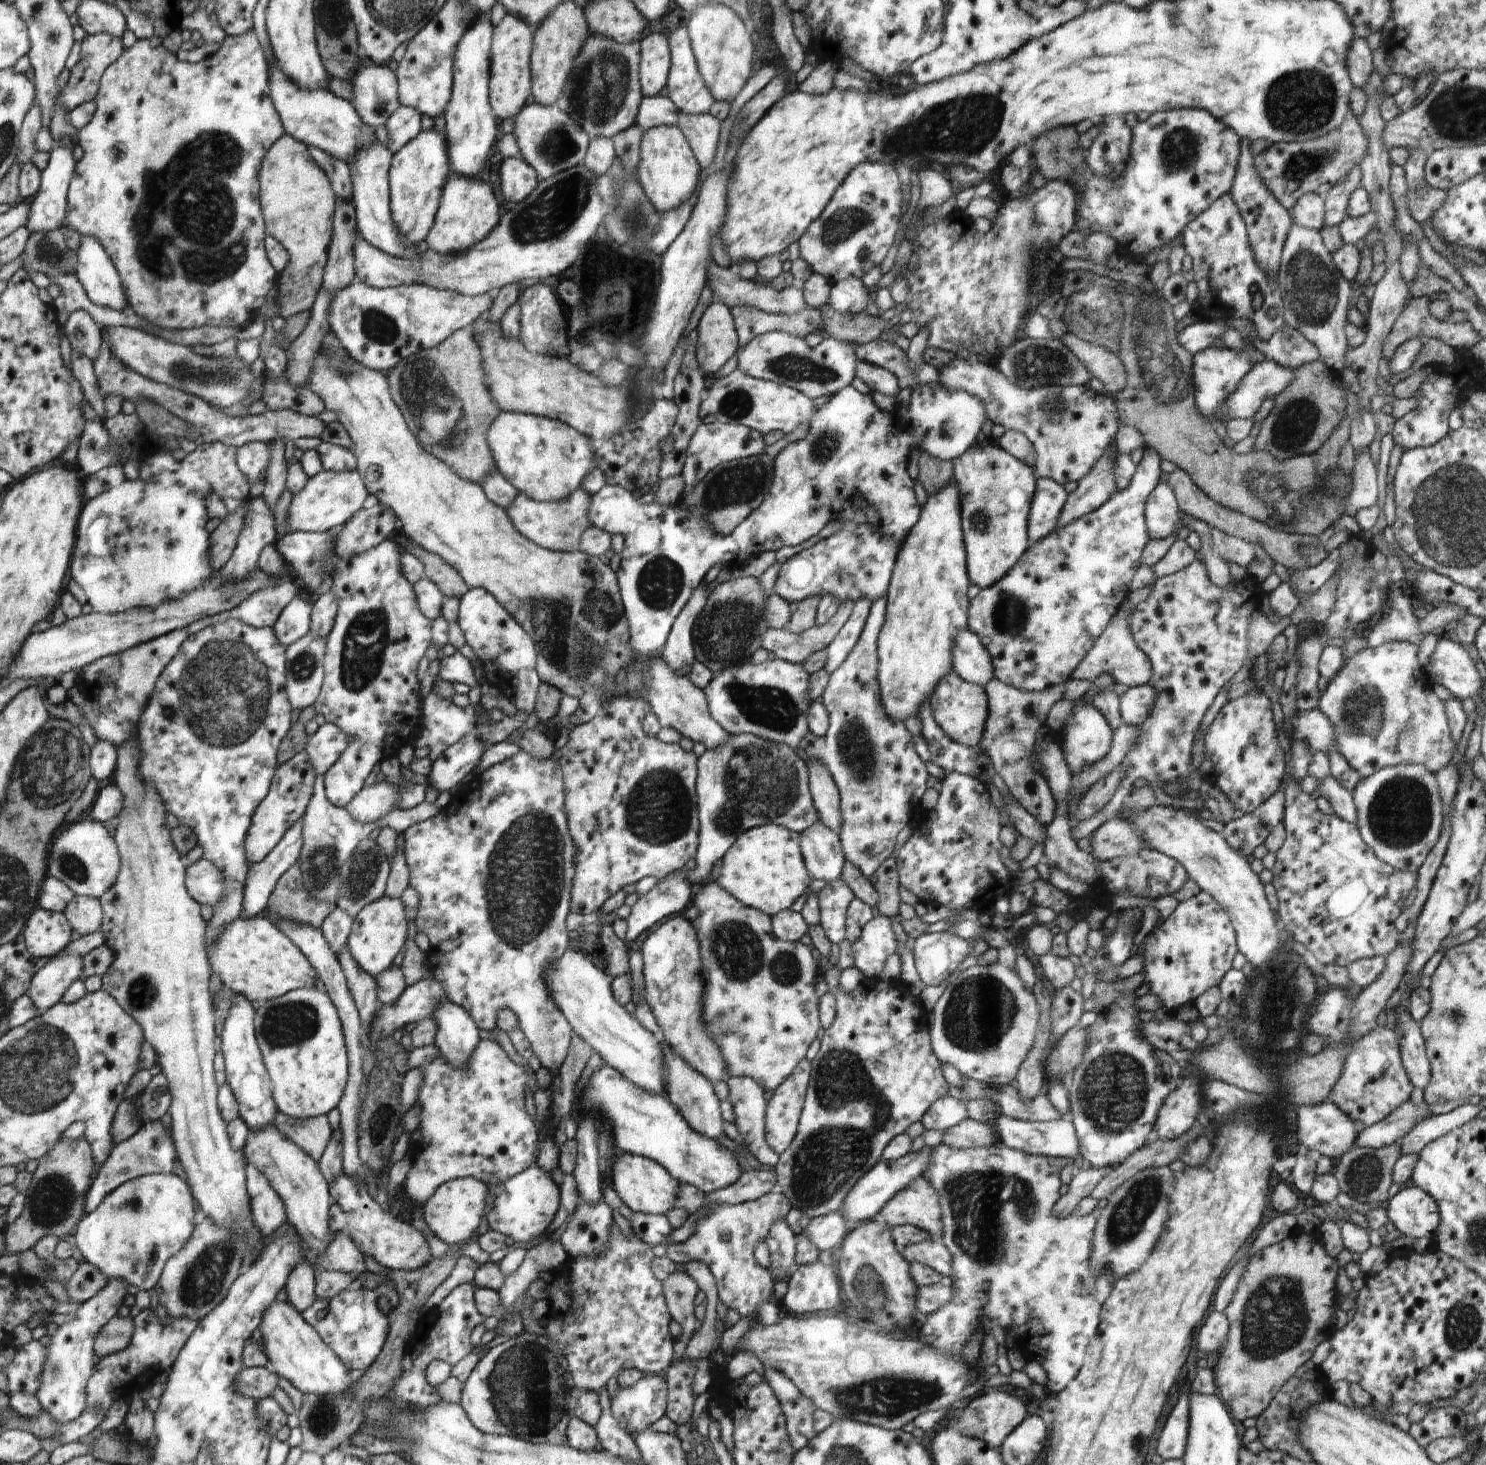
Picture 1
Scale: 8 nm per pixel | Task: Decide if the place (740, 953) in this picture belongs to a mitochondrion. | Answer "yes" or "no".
yes

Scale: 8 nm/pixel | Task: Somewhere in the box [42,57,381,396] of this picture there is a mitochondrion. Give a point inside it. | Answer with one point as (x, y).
(186, 220)

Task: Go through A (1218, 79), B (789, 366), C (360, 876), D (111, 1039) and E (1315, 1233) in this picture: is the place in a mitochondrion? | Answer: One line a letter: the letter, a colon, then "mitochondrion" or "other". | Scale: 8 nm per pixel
A: other
B: mitochondrion
C: mitochondrion
D: other
E: other

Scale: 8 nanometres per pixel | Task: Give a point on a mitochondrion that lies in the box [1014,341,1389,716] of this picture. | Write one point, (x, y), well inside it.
(1301, 503)

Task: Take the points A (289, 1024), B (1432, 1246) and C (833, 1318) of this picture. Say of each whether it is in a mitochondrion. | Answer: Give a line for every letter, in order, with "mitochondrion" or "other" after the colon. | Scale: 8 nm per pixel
A: mitochondrion
B: other
C: other

